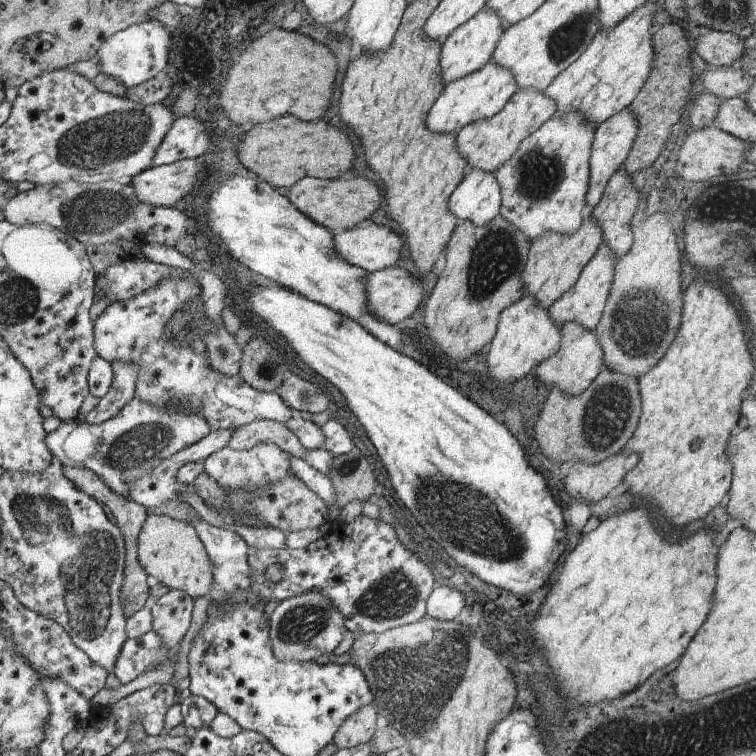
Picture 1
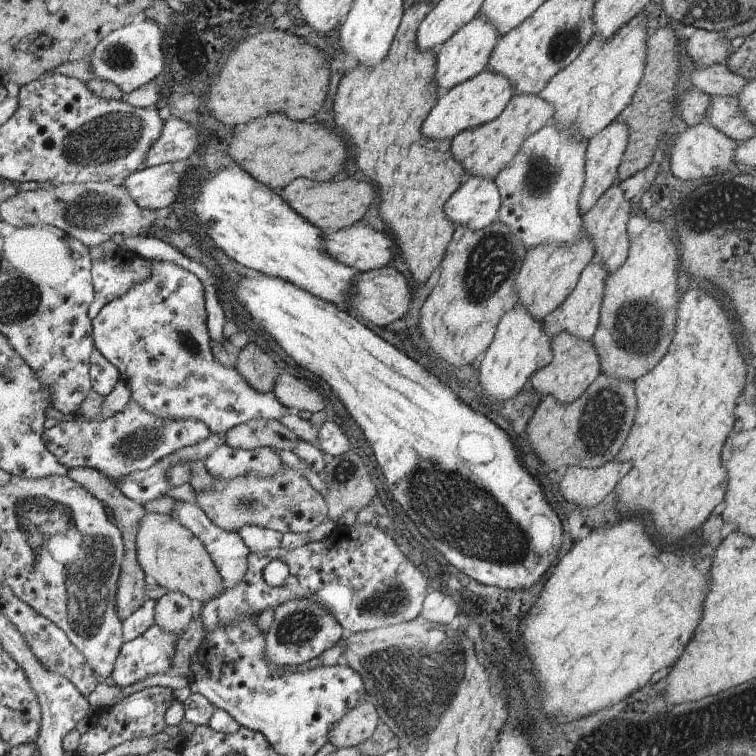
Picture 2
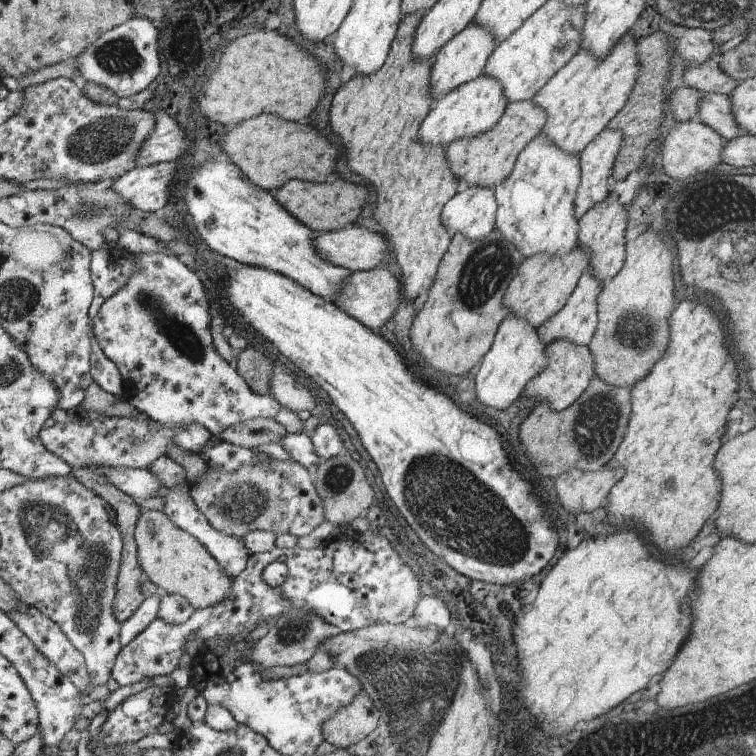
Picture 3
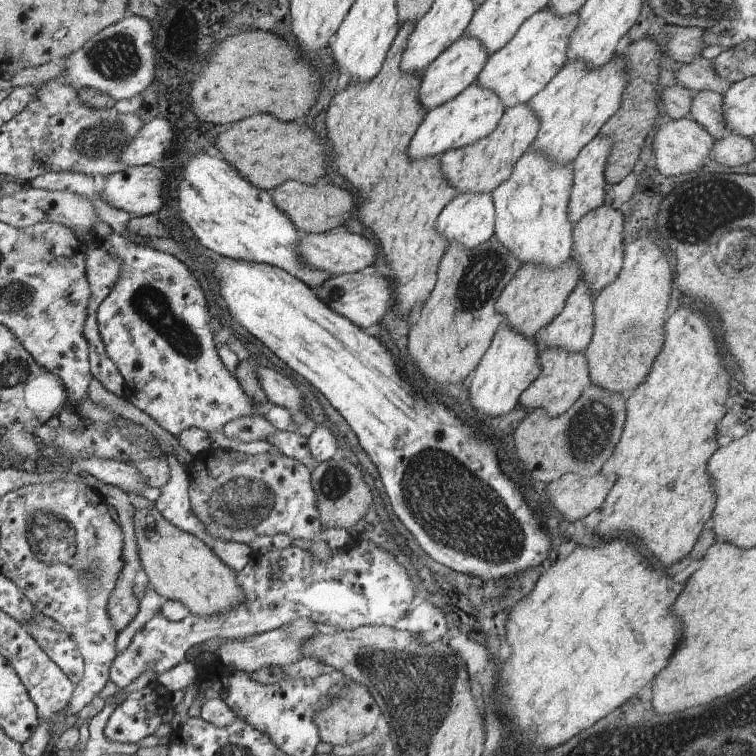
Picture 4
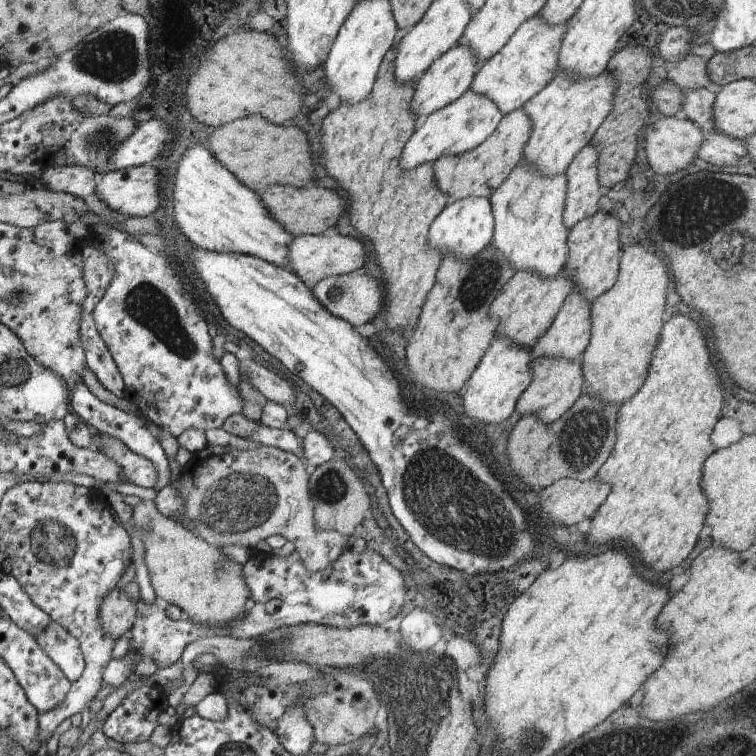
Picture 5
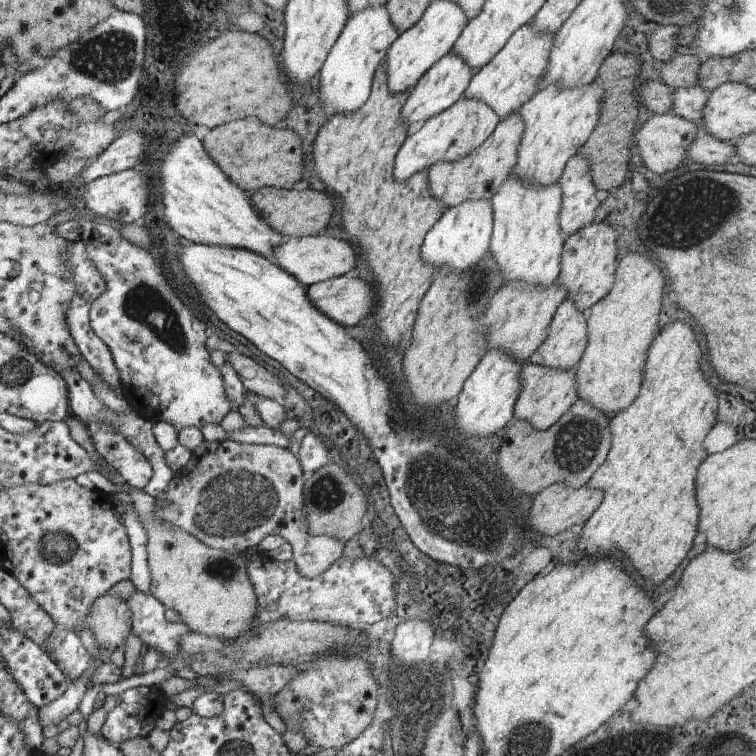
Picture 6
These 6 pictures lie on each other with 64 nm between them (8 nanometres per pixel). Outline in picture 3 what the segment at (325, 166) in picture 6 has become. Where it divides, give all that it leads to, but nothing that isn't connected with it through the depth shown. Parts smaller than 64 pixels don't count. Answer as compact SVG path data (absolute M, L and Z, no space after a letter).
M419 10L402 18L396 40L383 68L369 76L357 73L340 86L332 98L333 106L330 108L329 115L334 136L340 137L347 148L349 154L347 166L351 166L351 171L369 182L367 186L377 194L374 220L380 226L379 233L387 238L397 264L401 266L403 294L408 301L421 296L421 292L432 288L431 284L436 282L441 262L444 261L444 256L452 245L454 237L443 222L444 208L464 186L464 181L449 166L447 160L449 145L423 146L419 140L421 125L424 124L424 120L436 102L431 94L433 59L417 58L413 54L417 29L427 13L427 10Z

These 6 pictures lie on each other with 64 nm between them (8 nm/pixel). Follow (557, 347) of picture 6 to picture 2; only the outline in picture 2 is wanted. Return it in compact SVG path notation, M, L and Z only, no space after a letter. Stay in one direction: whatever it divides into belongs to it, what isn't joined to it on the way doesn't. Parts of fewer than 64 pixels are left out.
M594 260L581 273L580 281L573 290L568 300L564 302L555 312L548 314L544 322L546 334L553 338L559 334L568 333L583 341L593 341L594 335L600 326L601 311L605 298L605 287L611 276L603 262Z

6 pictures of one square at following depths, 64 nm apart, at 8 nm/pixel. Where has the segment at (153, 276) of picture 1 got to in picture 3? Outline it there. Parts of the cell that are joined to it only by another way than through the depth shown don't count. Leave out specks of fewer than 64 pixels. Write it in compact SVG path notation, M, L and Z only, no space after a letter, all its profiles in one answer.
M105 250L91 251L91 264L89 264L89 272L91 272L91 282L93 282L93 303L90 307L90 320L94 324L93 320L97 317L99 310L103 307L103 304L113 297L123 286L126 286L134 274L134 262L133 256L121 256L115 257L115 261L112 257L105 252Z

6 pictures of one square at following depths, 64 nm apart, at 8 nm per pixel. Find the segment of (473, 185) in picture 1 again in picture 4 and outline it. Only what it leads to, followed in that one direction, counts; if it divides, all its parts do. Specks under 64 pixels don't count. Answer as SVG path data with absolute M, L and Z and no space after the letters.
M465 192L454 198L437 220L437 232L443 234L449 244L459 242L467 250L475 250L496 234L496 203L493 194L487 192Z

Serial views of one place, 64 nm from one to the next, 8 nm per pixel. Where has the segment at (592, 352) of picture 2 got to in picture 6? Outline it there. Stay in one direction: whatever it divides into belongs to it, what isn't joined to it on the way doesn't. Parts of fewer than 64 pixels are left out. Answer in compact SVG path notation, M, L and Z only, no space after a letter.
M533 362L525 363L521 372L525 388L517 399L514 418L519 421L529 420L537 430L547 430L553 424L557 424L577 402L579 396L577 373L577 367L571 370L555 370Z

